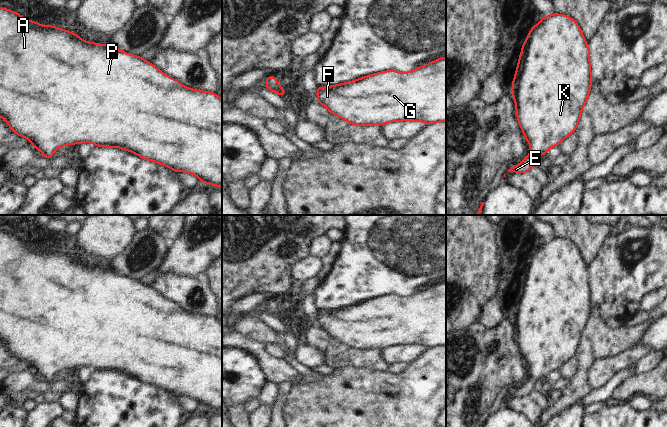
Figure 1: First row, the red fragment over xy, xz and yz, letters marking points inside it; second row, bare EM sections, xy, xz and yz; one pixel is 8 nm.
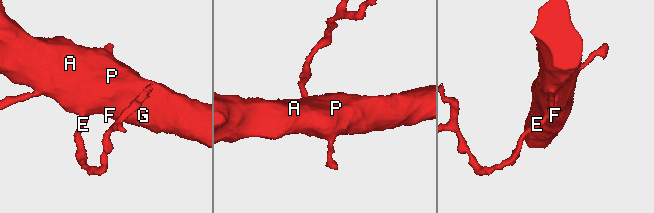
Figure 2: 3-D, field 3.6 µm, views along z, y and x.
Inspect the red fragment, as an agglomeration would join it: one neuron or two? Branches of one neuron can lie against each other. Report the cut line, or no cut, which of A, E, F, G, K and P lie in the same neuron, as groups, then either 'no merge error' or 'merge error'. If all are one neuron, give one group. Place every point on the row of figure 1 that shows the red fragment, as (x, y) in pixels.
cut none; groups A E F G K P; no merge error

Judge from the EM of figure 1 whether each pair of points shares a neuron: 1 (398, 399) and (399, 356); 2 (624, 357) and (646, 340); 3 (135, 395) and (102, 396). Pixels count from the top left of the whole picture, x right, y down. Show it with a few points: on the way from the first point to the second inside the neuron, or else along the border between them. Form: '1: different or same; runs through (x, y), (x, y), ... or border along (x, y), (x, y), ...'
1: different; border along (425, 349), (407, 364)
2: different; border along (634, 346), (649, 346), (653, 350)
3: same; runs through (127, 395), (110, 394)

